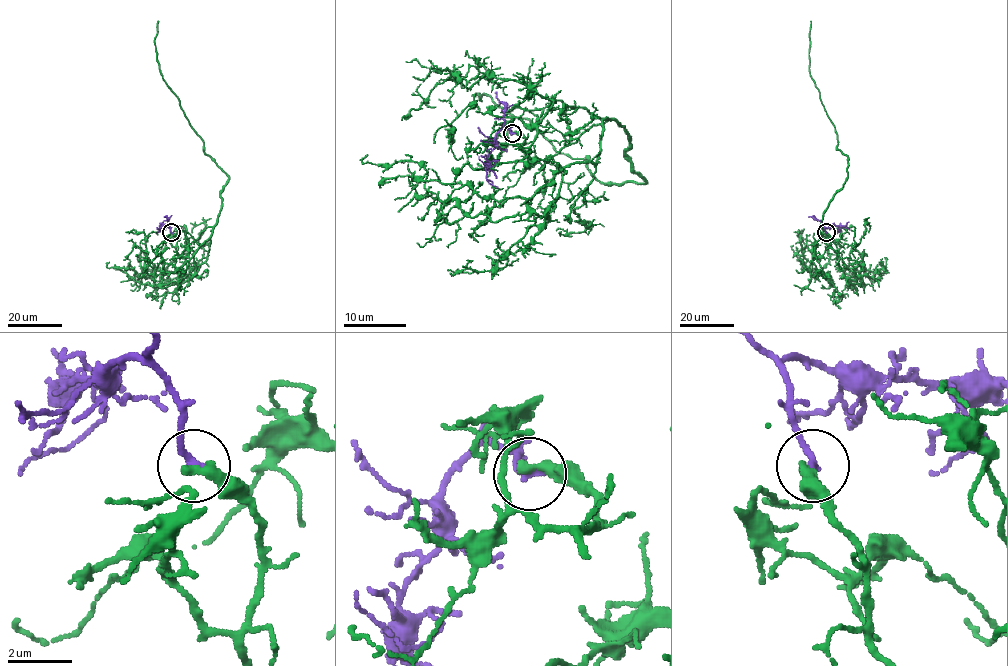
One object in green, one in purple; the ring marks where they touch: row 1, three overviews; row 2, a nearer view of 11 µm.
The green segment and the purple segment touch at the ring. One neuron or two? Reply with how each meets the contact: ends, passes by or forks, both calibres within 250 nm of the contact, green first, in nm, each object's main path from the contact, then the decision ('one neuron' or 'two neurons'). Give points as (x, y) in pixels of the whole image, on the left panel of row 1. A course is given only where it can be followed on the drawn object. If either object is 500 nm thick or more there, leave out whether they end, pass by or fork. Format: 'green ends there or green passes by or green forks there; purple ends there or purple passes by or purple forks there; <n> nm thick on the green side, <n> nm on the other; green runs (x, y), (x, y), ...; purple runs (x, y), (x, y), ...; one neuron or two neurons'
green ends there; purple ends there; 400 nm thick on the green side, 220 nm on the other; green runs (171, 232), (180, 255), (214, 225), (229, 176), (204, 152), (203, 140), (163, 80), (155, 43), (158, 20); purple runs (171, 232), (167, 224), (161, 226), (164, 228), (157, 233); one neuron

